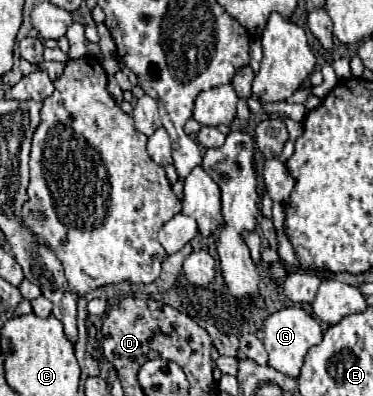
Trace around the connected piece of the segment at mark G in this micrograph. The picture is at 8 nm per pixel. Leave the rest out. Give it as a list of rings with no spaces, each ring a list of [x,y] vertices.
[[[283,308],[275,314],[271,314],[265,320],[263,332],[265,332],[263,344],[269,352],[269,366],[291,378],[297,378],[301,374],[301,366],[305,362],[309,348],[317,346],[323,338],[319,322],[313,316],[309,316],[303,308]]]

